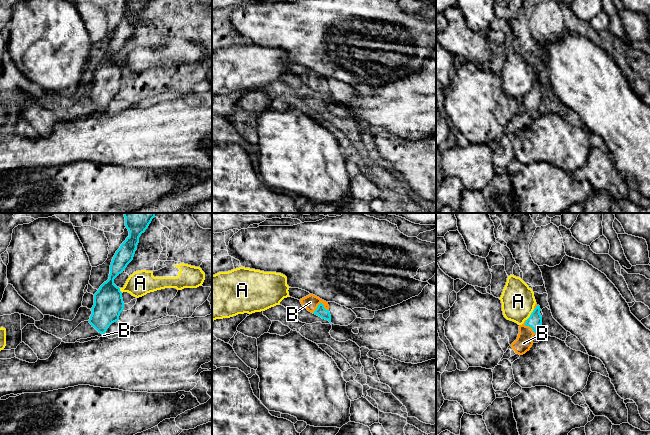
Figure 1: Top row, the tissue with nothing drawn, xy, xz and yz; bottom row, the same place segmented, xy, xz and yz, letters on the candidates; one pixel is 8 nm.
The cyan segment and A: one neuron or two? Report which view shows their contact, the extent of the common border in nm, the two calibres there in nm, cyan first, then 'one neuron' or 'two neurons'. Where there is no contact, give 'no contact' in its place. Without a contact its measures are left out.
yz | 120 nm | 110/260 nm | two neurons

